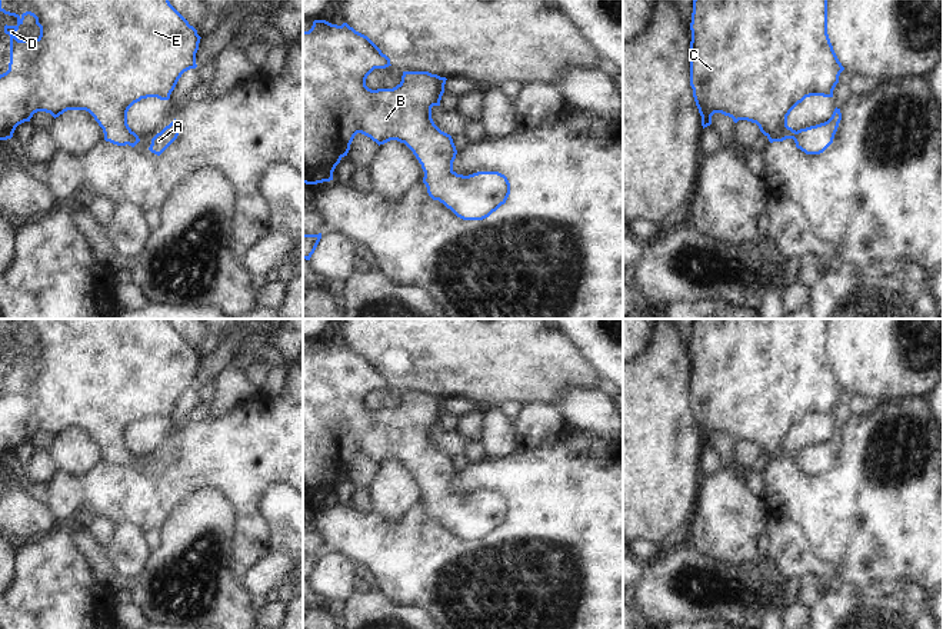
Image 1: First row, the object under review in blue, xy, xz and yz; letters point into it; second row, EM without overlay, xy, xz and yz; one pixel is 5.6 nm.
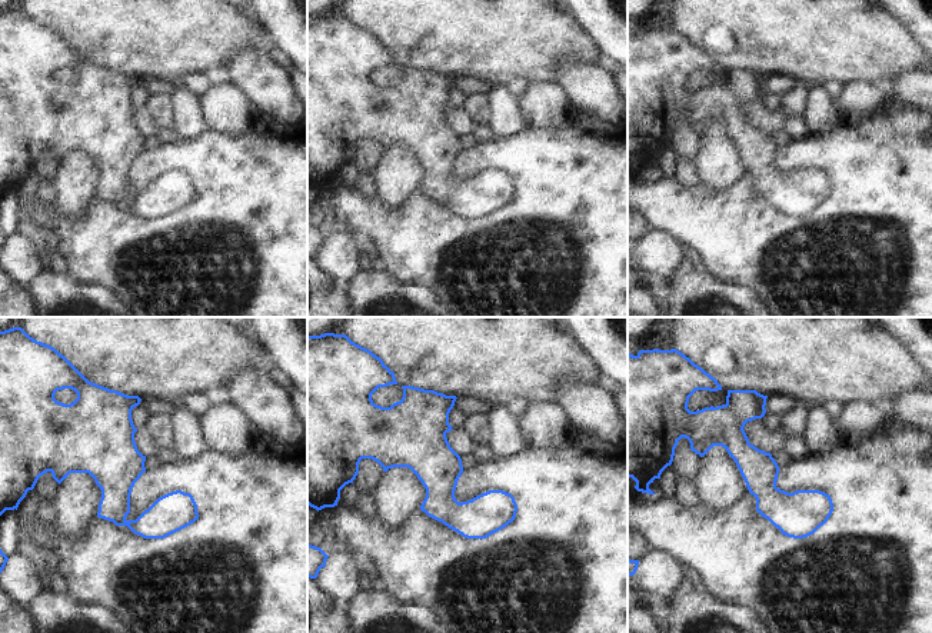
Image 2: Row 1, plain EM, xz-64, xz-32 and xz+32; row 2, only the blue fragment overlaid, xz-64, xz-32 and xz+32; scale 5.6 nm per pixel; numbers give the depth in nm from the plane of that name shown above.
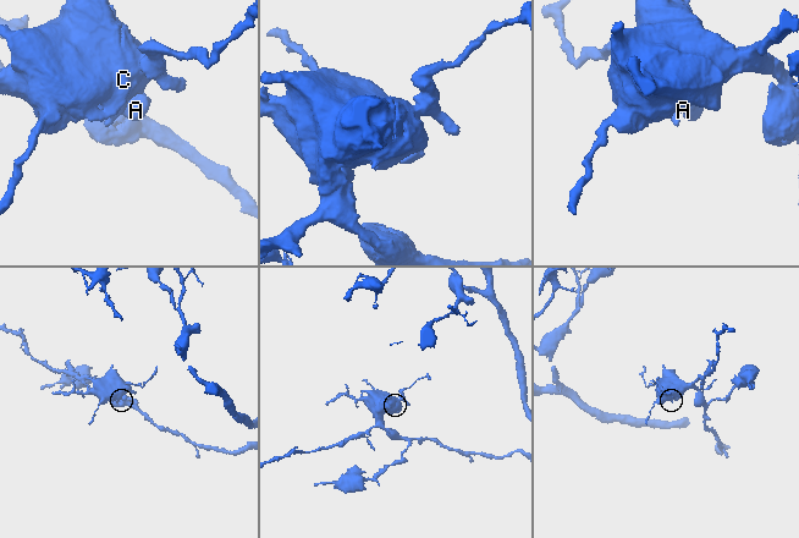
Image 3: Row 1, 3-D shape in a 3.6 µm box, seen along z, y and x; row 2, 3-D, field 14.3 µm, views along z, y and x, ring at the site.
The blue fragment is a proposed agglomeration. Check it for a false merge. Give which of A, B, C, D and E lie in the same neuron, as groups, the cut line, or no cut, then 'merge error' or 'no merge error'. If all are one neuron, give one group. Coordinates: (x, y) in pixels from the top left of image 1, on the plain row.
groups A B C D E; cut none; no merge error

